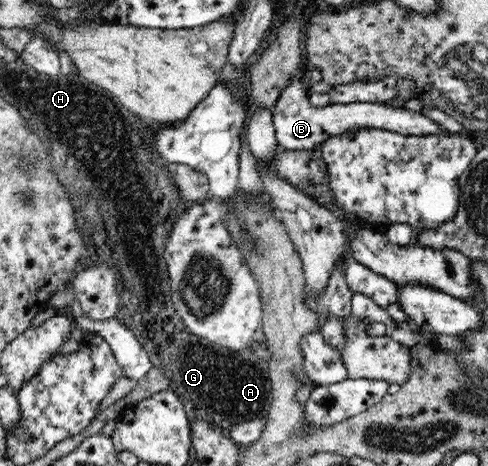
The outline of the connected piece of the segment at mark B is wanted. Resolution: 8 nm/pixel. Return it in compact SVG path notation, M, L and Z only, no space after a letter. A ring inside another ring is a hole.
M295 76L286 85L280 99L276 101L272 109L273 126L279 147L288 151L311 151L328 141L334 135L358 131L358 129L385 129L395 131L400 135L450 135L446 129L440 129L439 125L424 114L411 112L401 107L393 107L382 103L334 103L326 107L314 107L309 100L308 90L304 89L300 80Z

